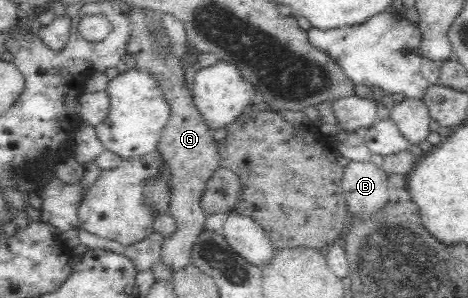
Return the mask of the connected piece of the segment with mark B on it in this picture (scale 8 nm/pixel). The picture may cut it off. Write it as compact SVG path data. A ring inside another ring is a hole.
M350 161L343 168L341 186L349 212L372 214L389 202L387 175L372 161Z

